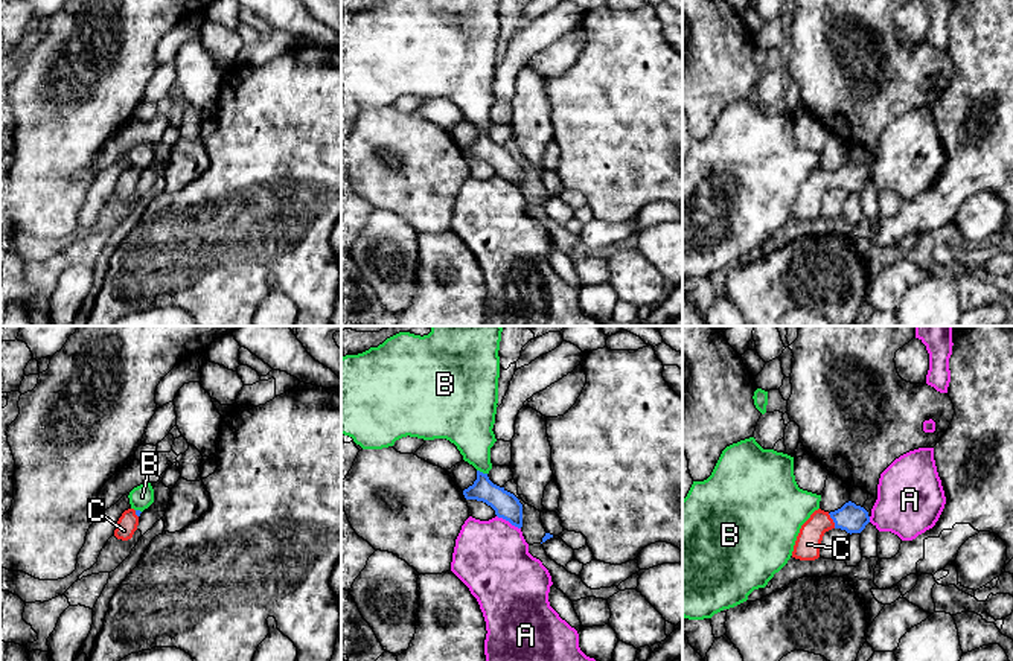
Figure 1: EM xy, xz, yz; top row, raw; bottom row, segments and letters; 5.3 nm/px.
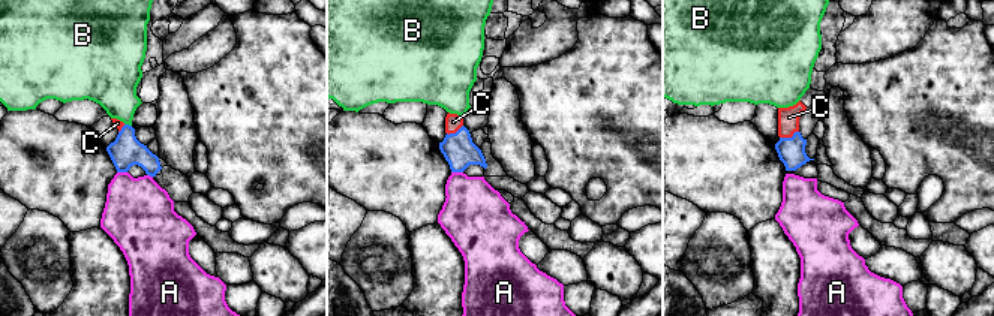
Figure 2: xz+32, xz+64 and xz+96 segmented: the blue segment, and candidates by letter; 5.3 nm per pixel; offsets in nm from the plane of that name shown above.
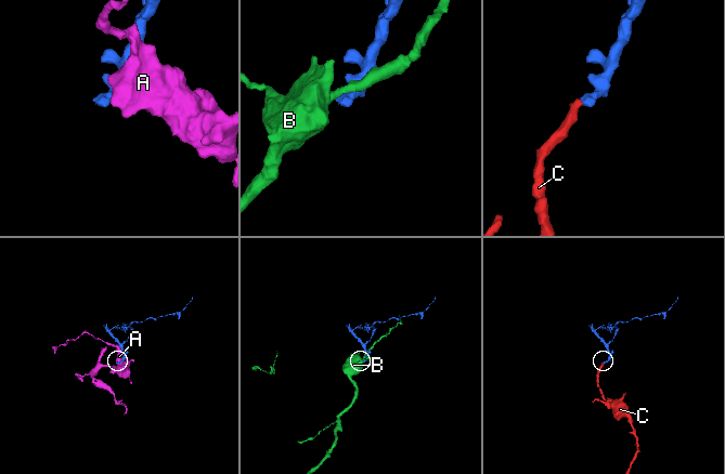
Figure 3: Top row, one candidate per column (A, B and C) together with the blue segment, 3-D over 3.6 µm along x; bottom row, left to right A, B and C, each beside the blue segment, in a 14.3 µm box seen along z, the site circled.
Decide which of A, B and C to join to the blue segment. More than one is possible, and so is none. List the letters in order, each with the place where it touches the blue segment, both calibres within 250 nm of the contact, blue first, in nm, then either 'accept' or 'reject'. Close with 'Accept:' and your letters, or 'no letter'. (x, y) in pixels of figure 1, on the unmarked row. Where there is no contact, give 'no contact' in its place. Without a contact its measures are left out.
A: meets blue in xz at (509, 180); 140 nm thick on the blue side, 400 nm on the other; reject
B: meets blue in xz at (482, 131); 140 nm thick on the blue side, 240 nm on the other; reject
C: meets blue in yz at (834, 180); 150 nm thick on the blue side, 140 nm on the other; accept
Accept: C

